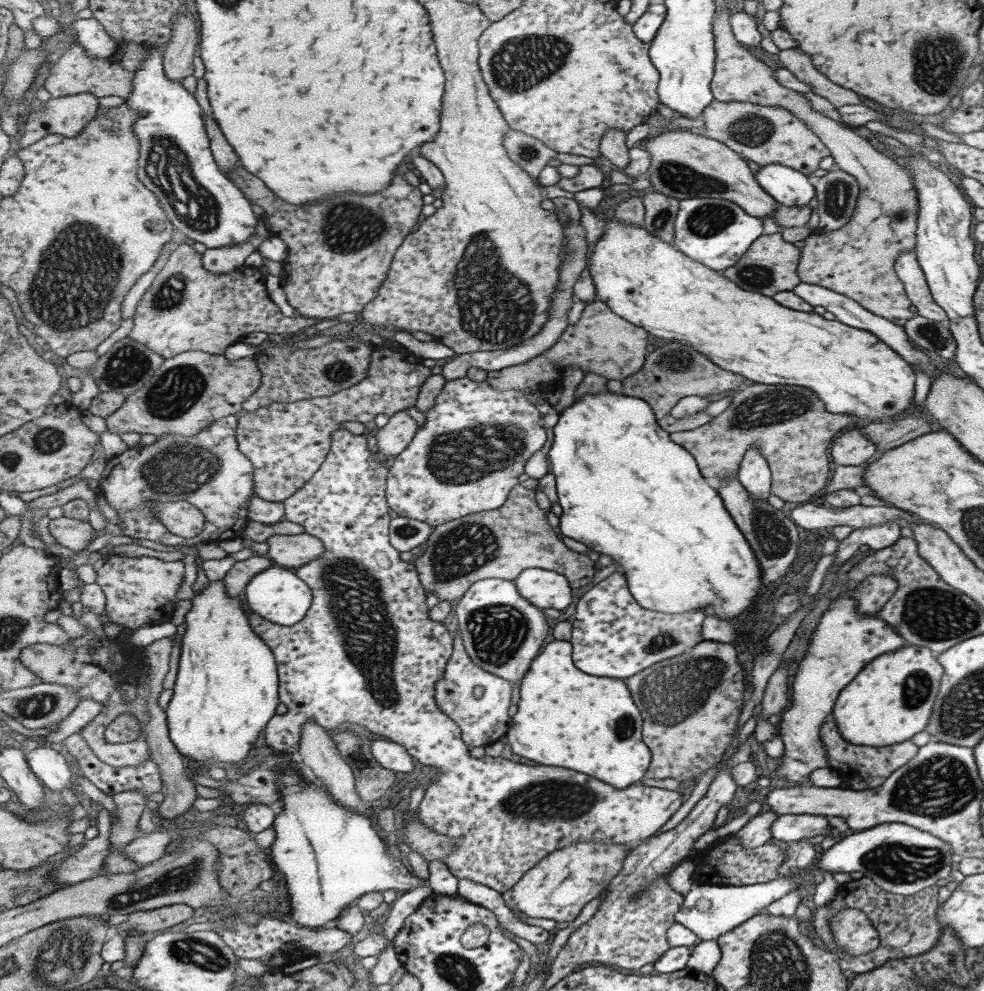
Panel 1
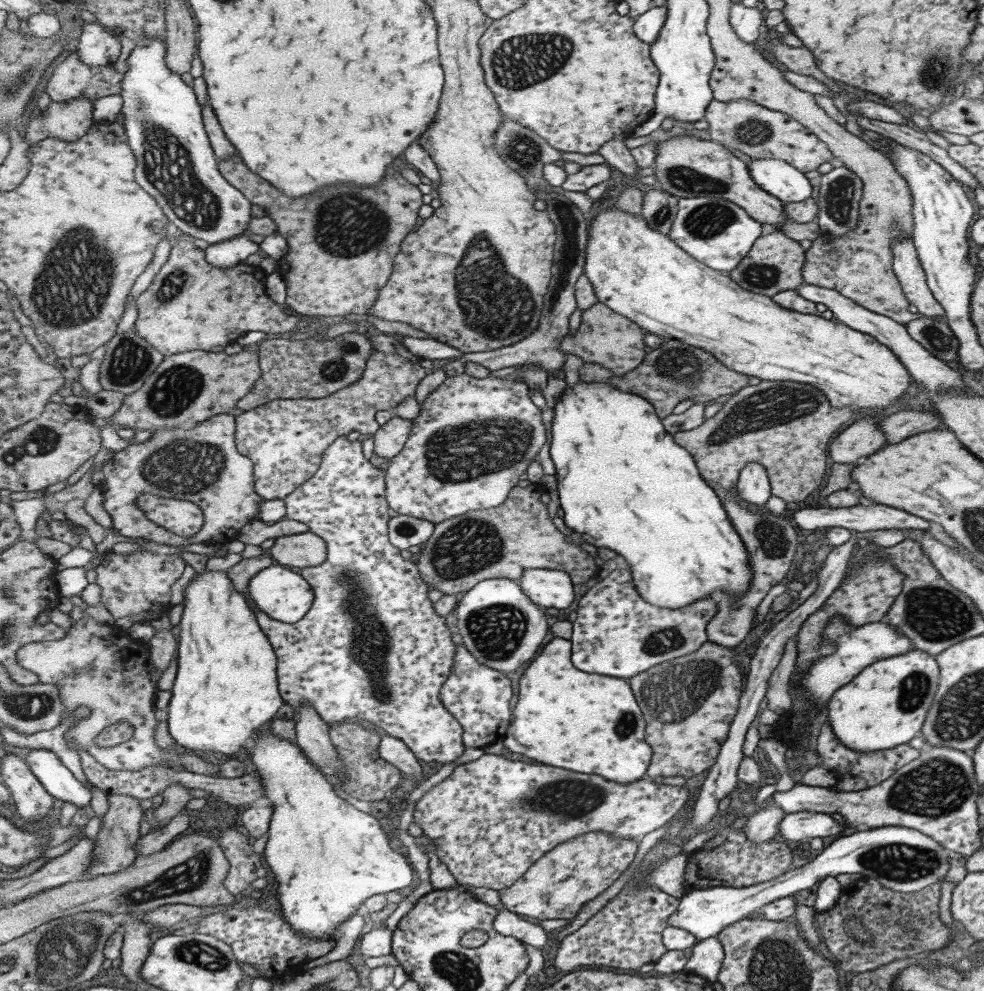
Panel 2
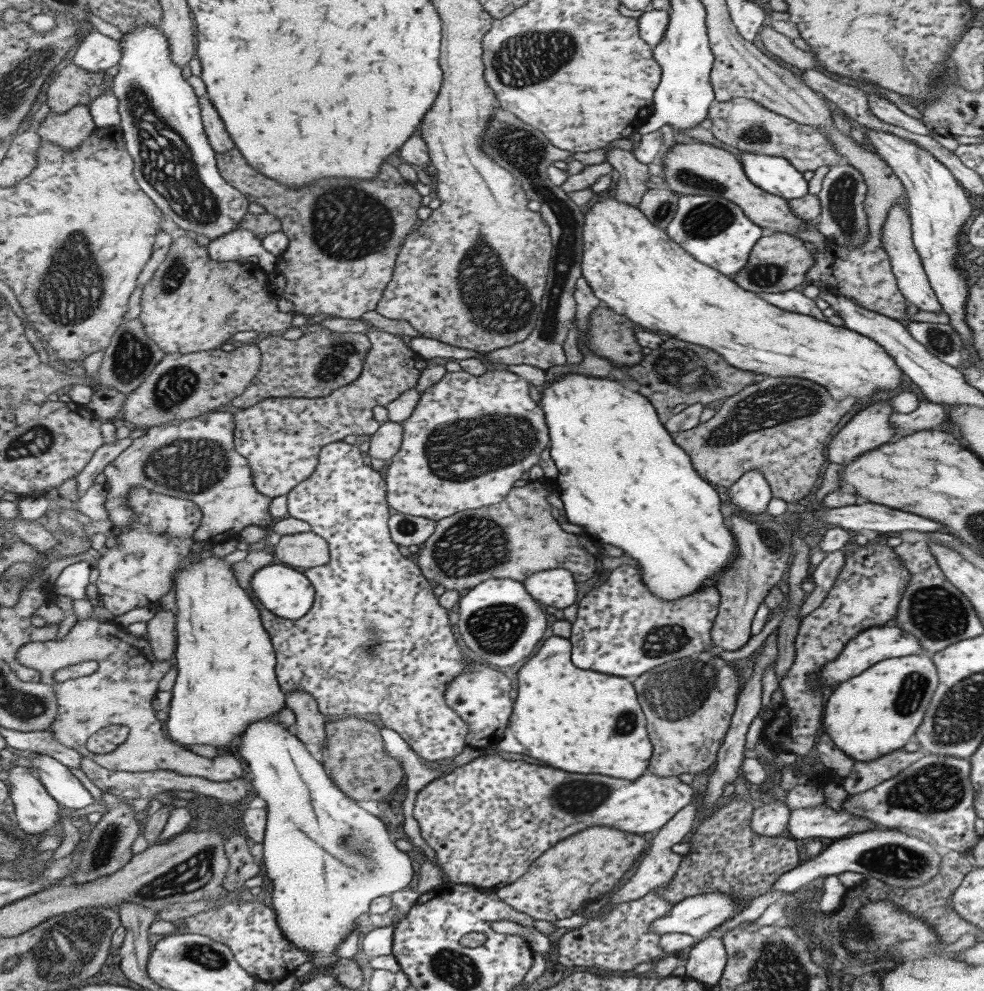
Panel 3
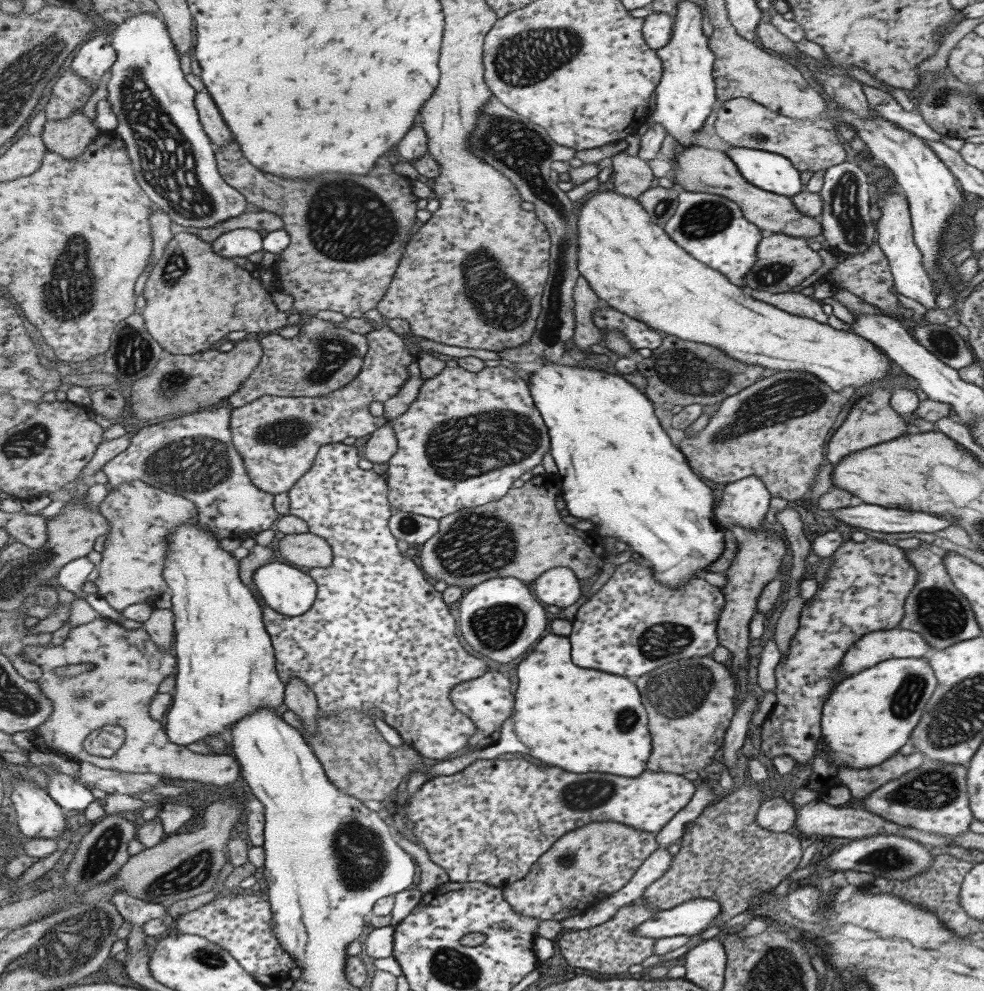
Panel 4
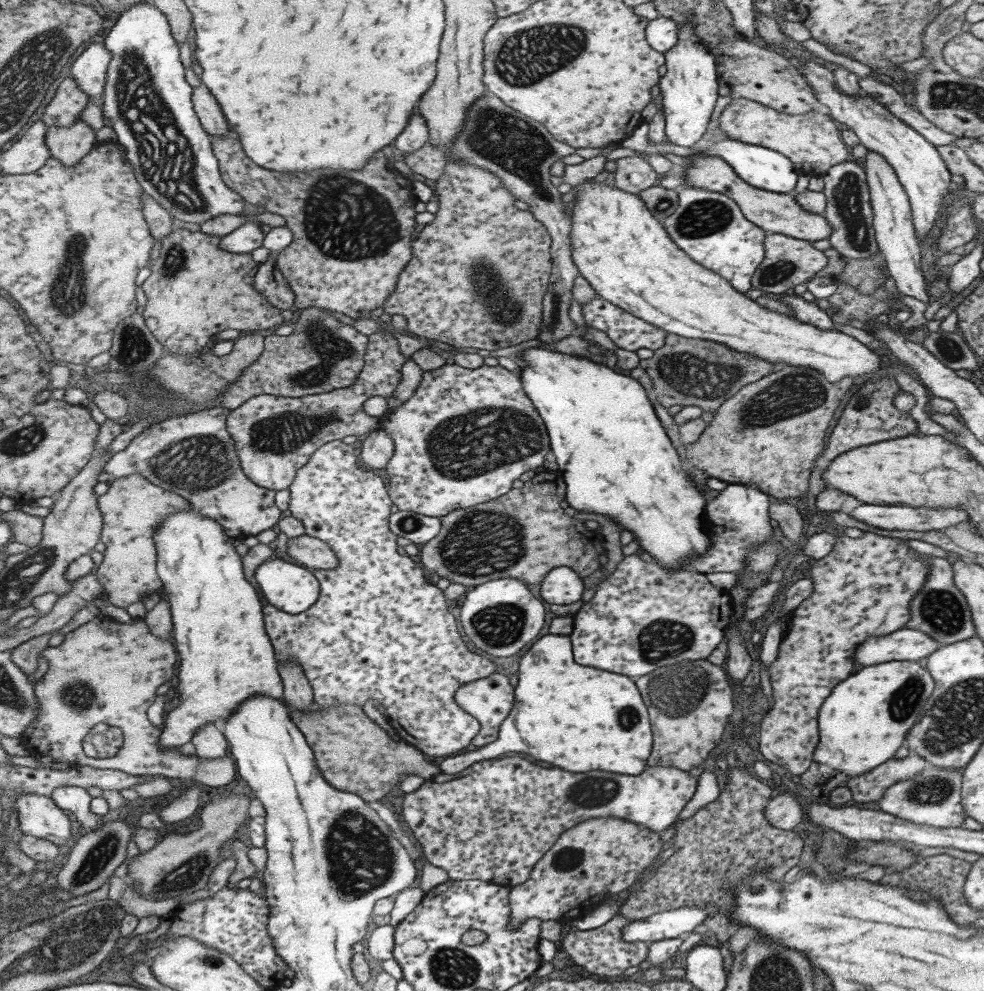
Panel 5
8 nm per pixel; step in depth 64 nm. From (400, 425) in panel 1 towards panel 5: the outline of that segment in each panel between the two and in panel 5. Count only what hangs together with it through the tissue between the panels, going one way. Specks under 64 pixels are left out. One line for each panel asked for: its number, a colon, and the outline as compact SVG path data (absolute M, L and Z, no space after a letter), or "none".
2: M393 418L387 424L381 426L381 430L373 436L375 440L375 454L385 460L393 460L399 456L409 442L413 432L413 420L403 420L403 418Z
3: M385 422L377 434L371 436L369 444L369 458L367 460L393 460L403 446L405 430L399 422Z
4: M385 424L383 428L379 428L377 432L371 434L371 438L367 440L361 458L363 464L373 466L373 464L389 464L391 458L399 452L399 438L397 432L393 430L393 426Z
5: M379 428L377 432L371 432L369 438L363 442L359 456L363 466L369 466L373 470L387 470L395 452L397 452L395 440L385 430Z

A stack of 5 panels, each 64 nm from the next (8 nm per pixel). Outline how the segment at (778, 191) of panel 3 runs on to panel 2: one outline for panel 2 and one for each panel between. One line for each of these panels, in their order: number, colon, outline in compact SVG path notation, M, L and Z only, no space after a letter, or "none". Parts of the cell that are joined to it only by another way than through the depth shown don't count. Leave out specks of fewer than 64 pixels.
2: M751 158L749 176L767 194L787 202L807 200L811 194L811 184L805 180L803 172L777 158Z

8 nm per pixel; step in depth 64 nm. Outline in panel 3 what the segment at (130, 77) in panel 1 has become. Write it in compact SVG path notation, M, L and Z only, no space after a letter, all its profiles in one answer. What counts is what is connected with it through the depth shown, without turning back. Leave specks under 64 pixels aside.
M69 64L63 68L47 92L47 102L51 106L51 114L67 114L73 108L93 104L103 92L103 72L91 74L77 64Z

